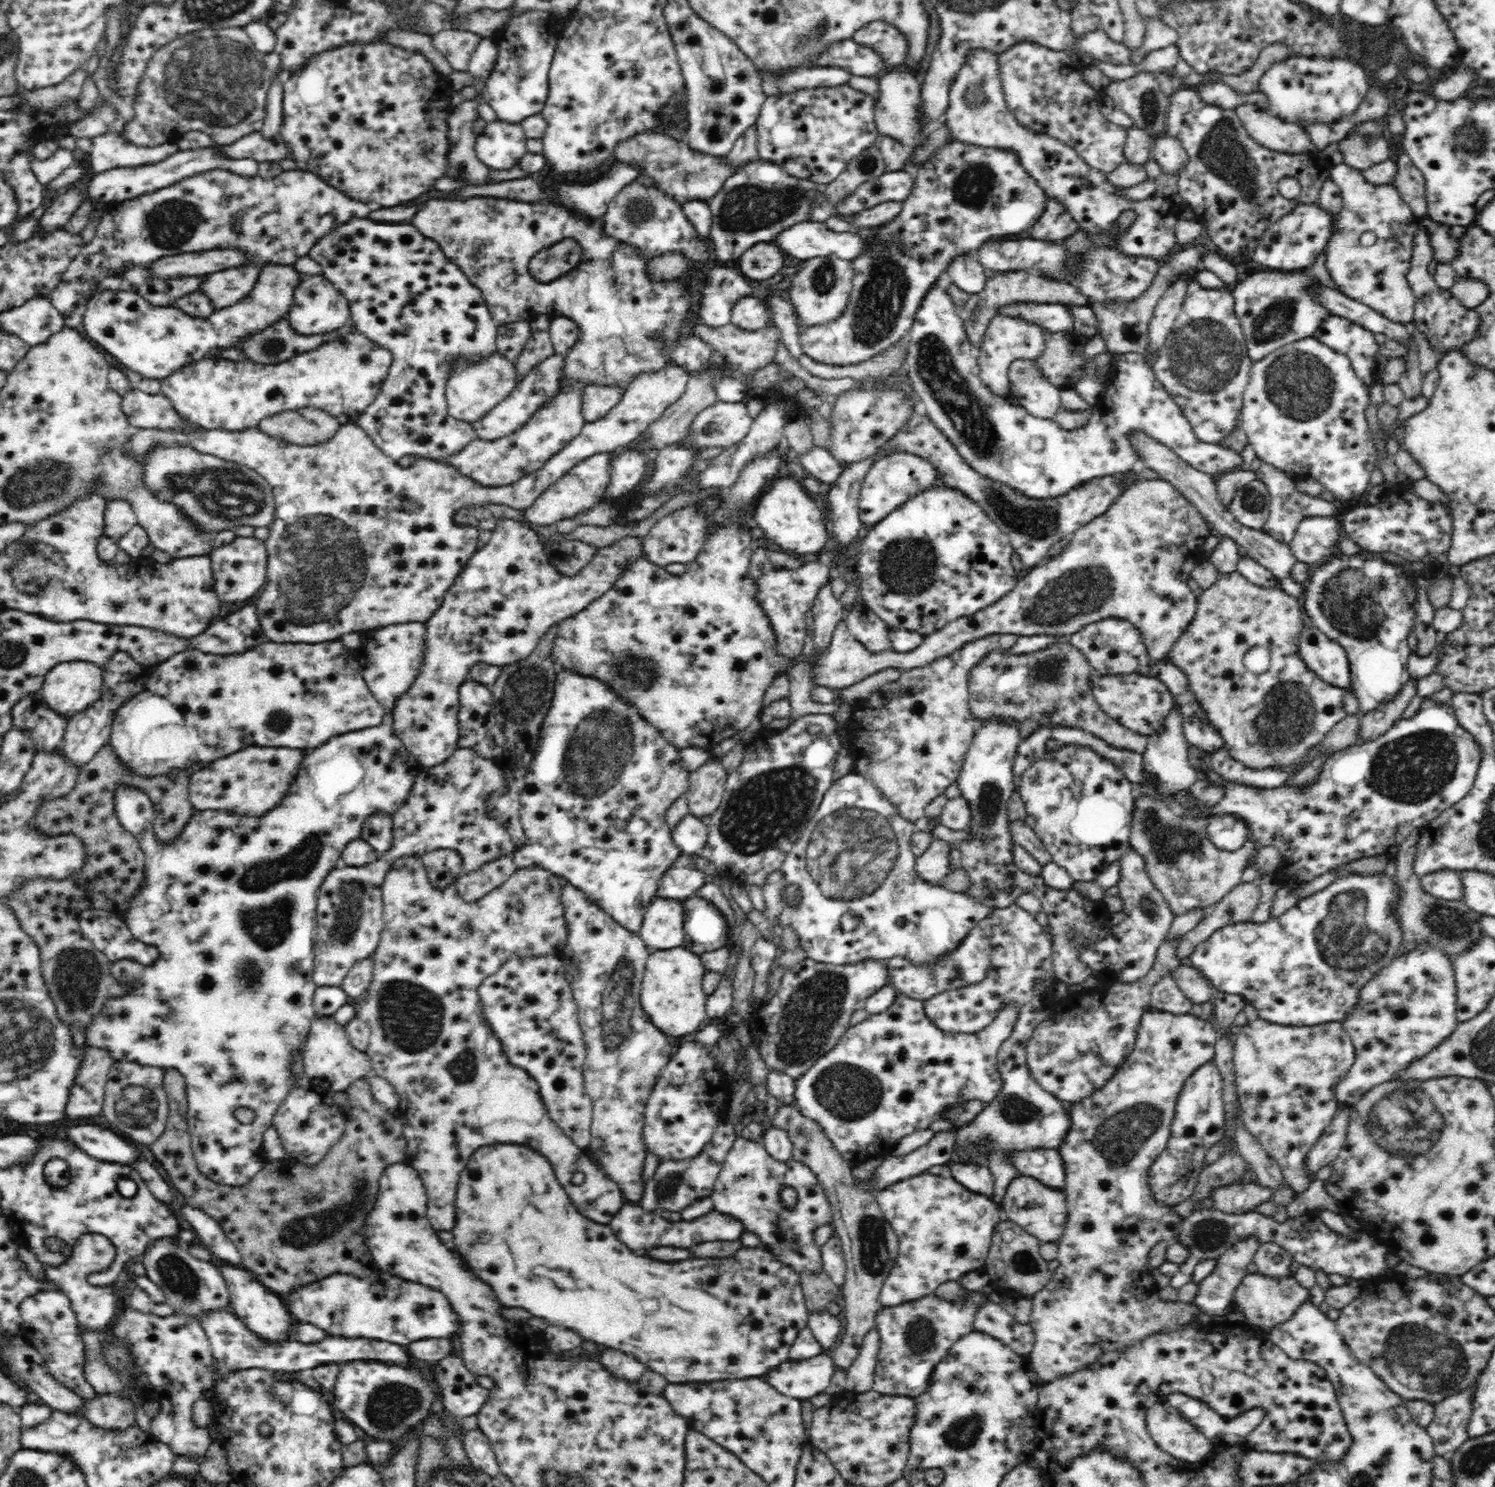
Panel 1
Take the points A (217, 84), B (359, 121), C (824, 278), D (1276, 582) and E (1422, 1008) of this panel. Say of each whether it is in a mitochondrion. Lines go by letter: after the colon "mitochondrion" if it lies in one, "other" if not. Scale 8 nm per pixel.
A: mitochondrion
B: other
C: mitochondrion
D: other
E: other

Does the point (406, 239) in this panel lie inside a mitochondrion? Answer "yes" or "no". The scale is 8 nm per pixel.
no

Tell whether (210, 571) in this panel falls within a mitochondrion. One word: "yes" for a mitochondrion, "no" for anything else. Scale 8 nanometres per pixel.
no

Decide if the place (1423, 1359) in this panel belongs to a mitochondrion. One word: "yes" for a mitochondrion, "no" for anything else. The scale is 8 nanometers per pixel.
yes

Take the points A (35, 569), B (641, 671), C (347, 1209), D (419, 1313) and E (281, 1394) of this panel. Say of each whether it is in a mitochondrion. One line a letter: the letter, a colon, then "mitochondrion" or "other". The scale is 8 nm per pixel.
A: mitochondrion
B: mitochondrion
C: mitochondrion
D: other
E: mitochondrion

